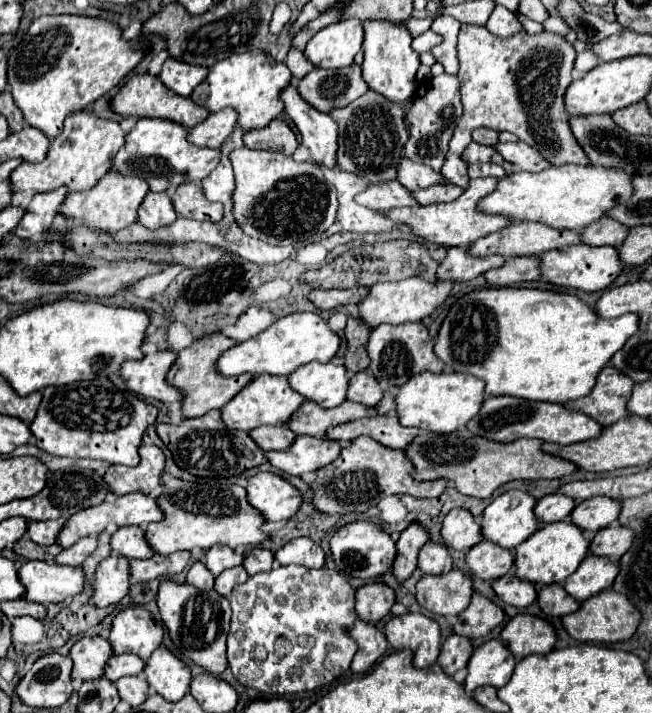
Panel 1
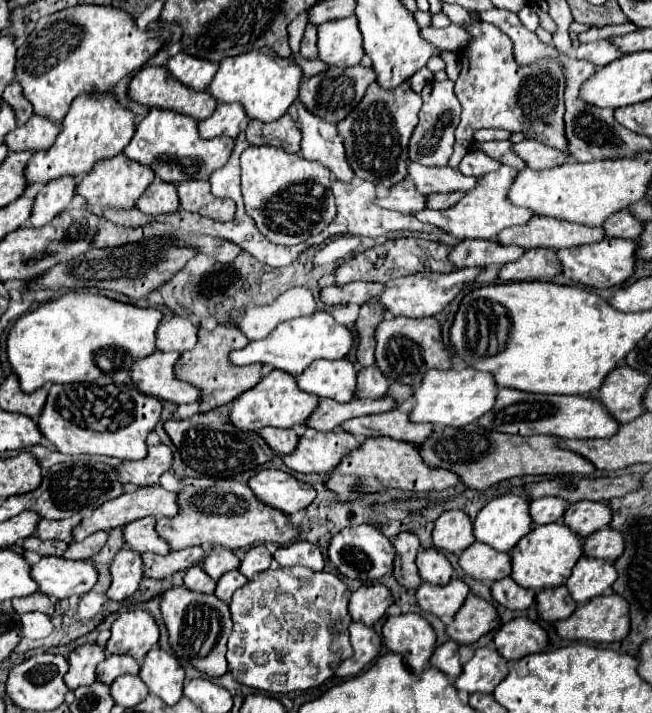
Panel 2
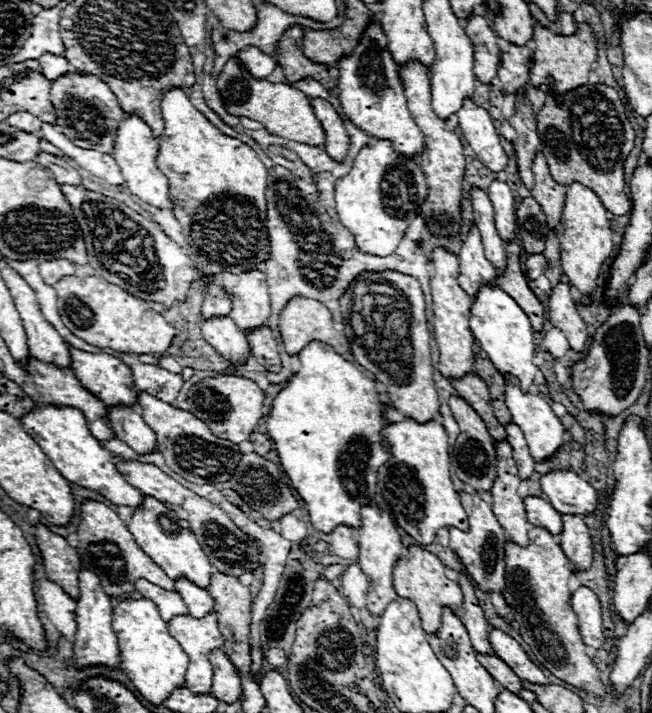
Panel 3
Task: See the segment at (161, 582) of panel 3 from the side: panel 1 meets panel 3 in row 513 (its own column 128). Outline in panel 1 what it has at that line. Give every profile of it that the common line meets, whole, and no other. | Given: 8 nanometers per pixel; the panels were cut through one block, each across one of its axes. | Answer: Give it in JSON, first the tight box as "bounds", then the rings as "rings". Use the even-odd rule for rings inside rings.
{"bounds":[112,74,208,128],"rings":[[[136,74],[132,76],[116,94],[116,98],[112,100],[112,108],[118,114],[128,114],[128,116],[150,116],[150,118],[166,118],[166,120],[174,120],[178,124],[184,124],[188,128],[196,126],[198,122],[208,118],[208,110],[204,110],[204,106],[196,106],[196,102],[192,102],[192,98],[184,98],[178,94],[172,94],[172,90],[166,90],[166,86],[160,82],[158,76],[152,74]]]}

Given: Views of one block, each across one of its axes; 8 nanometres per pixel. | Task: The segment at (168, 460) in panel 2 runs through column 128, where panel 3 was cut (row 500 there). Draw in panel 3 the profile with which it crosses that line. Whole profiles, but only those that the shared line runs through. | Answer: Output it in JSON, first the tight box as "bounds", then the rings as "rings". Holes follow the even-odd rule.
{"bounds":[450,492,508,592],"rings":[[[460,492],[460,500],[468,514],[468,530],[450,528],[450,548],[458,554],[466,572],[478,584],[478,588],[482,588],[484,592],[488,592],[490,588],[502,592],[504,588],[504,544],[508,540],[506,530],[496,520],[492,506],[484,502],[478,496],[478,492]]]}

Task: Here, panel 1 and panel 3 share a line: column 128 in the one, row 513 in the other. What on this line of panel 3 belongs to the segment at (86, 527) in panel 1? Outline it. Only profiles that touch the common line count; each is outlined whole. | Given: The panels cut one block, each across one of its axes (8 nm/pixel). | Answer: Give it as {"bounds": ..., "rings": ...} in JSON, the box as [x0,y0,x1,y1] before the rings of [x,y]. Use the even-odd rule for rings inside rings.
{"bounds":[490,440,532,544],"rings":[[[494,440],[494,448],[496,448],[498,476],[494,480],[494,488],[490,488],[490,494],[494,498],[492,512],[498,518],[498,522],[506,528],[508,540],[514,540],[516,544],[526,544],[528,530],[532,528],[532,524],[528,522],[522,498],[516,492],[520,476],[512,456],[512,448],[506,440],[502,442]]]}

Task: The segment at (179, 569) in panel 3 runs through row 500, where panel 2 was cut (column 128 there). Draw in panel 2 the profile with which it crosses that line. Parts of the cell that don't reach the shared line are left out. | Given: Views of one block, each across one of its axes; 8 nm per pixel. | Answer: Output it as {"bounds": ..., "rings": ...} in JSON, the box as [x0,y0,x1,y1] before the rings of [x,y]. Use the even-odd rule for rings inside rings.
{"bounds":[124,110,234,184],"rings":[[[150,110],[146,118],[136,126],[132,142],[124,148],[124,156],[142,166],[148,166],[156,178],[170,184],[180,184],[184,180],[208,180],[208,176],[228,162],[234,148],[232,138],[200,140],[198,122],[184,118],[182,114],[170,114],[170,110]]]}

